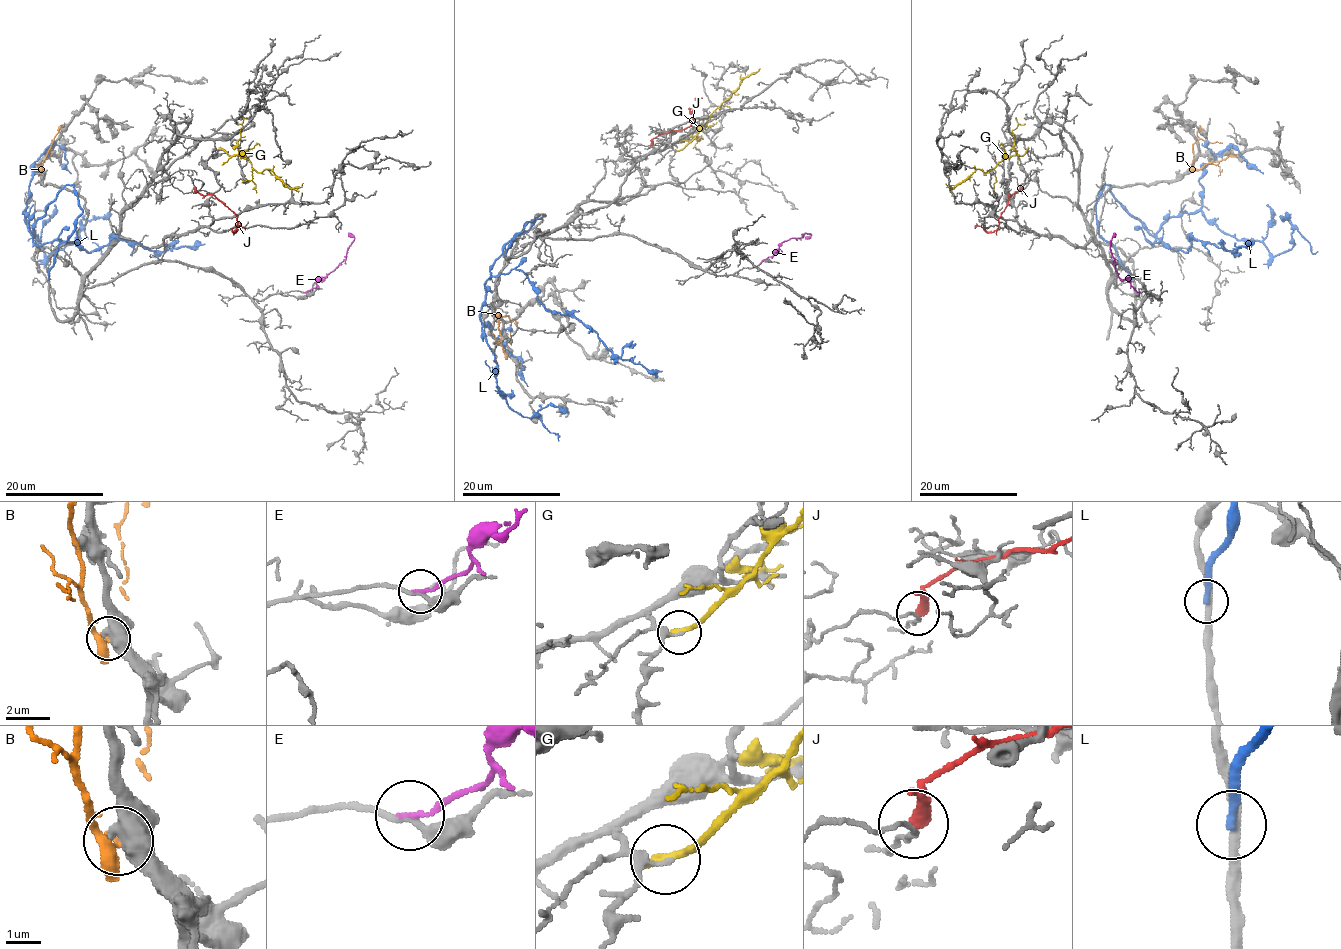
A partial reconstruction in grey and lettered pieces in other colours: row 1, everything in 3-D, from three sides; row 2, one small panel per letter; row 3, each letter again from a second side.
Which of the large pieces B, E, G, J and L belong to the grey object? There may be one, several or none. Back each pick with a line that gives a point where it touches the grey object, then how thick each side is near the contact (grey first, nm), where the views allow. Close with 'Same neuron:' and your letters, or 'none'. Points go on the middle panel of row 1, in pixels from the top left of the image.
Same neuron: none

